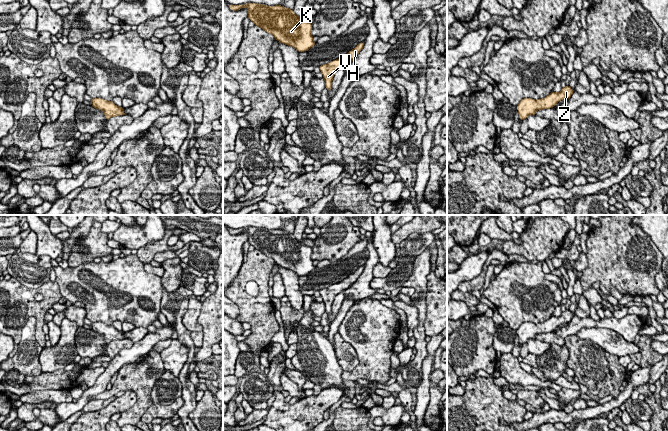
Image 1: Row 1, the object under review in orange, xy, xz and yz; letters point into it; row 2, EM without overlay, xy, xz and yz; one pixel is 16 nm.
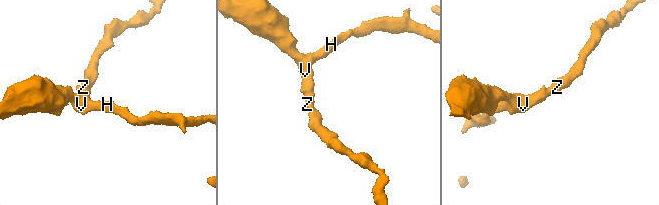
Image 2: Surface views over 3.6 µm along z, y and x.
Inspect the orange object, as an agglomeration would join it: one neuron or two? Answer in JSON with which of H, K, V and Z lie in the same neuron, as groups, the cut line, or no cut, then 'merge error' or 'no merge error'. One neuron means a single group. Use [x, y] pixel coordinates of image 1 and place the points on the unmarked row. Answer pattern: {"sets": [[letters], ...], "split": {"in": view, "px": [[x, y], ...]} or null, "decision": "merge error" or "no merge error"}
{"sets": [["H", "K", "V", "Z"]], "split": null, "decision": "no merge error"}

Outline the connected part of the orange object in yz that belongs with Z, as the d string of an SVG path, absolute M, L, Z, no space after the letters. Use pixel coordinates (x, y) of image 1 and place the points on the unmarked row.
M566 309L559 317L551 316L543 323L534 324L531 322L524 322L516 330L519 337L519 343L523 344L529 339L536 339L537 334L553 332L560 324L569 323L573 317L571 311Z

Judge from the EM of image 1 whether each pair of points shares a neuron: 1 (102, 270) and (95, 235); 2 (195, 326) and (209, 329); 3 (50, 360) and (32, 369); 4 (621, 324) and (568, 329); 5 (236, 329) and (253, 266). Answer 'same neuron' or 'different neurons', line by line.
1: different neurons
2: different neurons
3: different neurons
4: same neuron
5: different neurons

